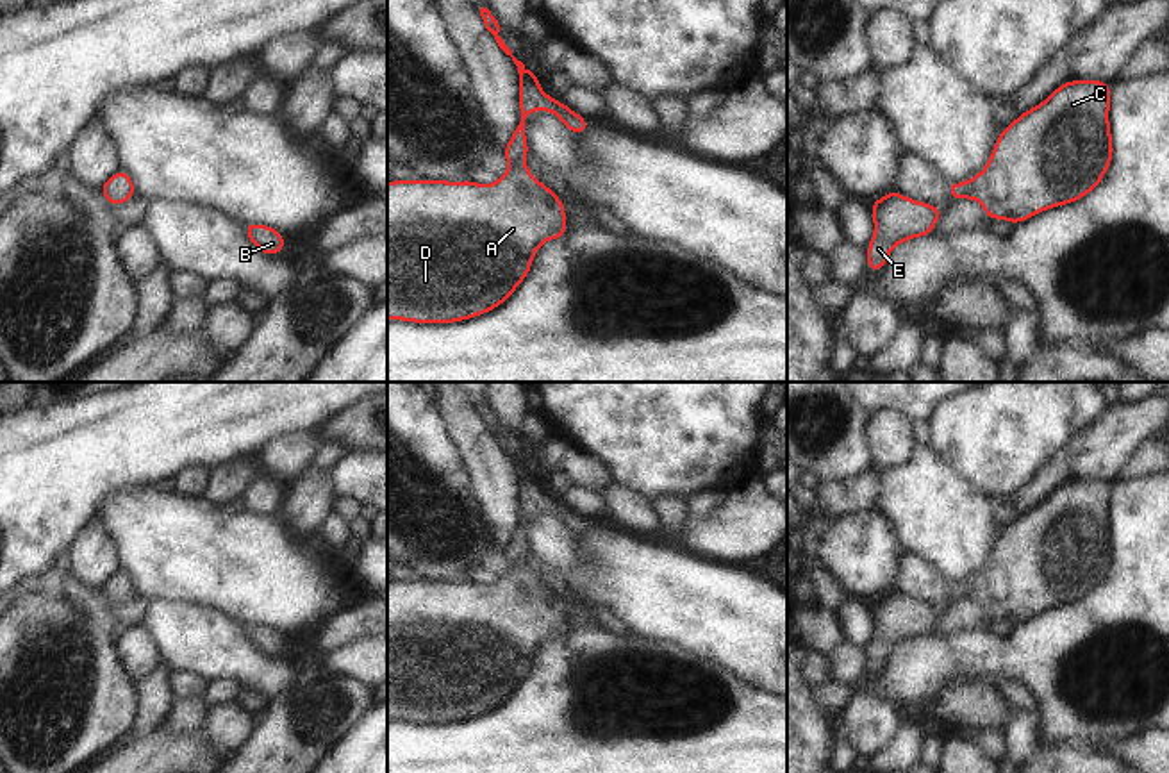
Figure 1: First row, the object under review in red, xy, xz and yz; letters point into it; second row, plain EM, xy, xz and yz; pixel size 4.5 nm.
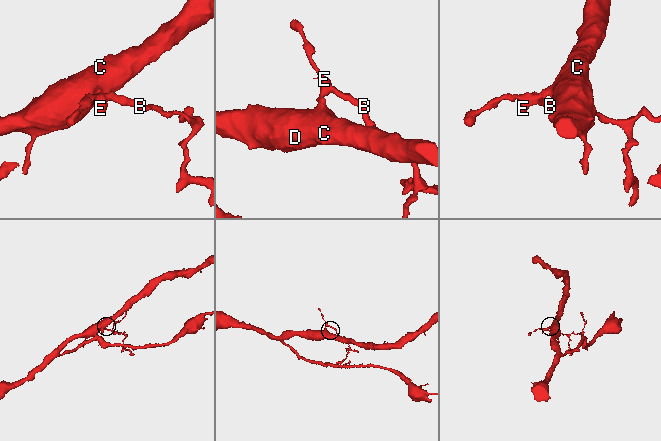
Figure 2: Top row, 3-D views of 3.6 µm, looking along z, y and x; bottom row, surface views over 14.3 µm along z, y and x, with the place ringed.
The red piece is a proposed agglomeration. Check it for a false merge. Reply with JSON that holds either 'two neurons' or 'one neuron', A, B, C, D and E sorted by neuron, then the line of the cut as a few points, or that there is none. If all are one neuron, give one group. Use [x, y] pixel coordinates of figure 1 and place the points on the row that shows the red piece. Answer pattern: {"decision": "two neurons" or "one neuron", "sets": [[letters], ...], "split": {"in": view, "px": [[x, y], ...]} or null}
{"decision": "one neuron", "sets": [["A", "B", "C", "D", "E"]], "split": null}

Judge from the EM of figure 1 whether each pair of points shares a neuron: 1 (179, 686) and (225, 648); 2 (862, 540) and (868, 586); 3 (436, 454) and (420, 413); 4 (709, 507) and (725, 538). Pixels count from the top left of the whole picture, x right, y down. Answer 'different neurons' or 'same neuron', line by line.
1: different neurons
2: same neuron
3: same neuron
4: different neurons

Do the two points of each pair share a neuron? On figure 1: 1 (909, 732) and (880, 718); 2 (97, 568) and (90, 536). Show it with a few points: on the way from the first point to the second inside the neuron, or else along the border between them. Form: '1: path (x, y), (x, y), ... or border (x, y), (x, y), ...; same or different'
1: border (905, 718), (895, 736), (875, 754); different
2: path (93, 561), (93, 543); same

